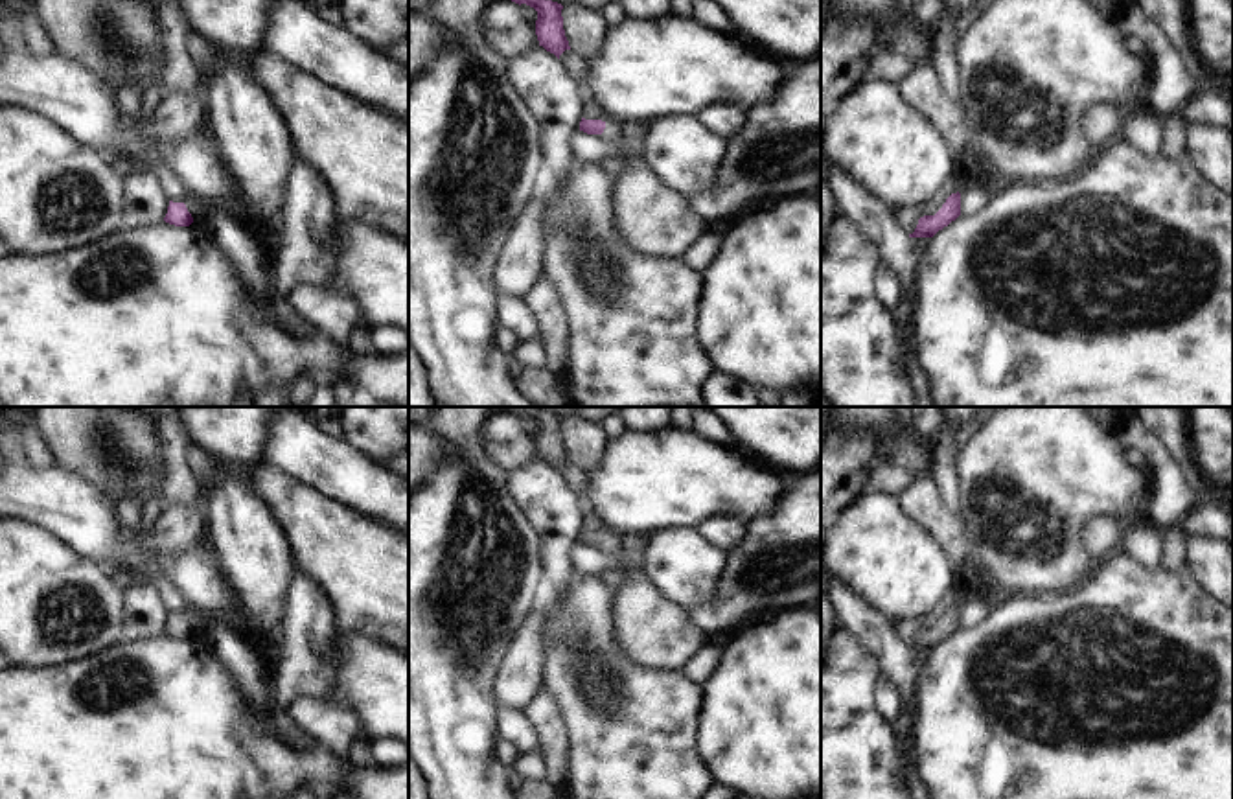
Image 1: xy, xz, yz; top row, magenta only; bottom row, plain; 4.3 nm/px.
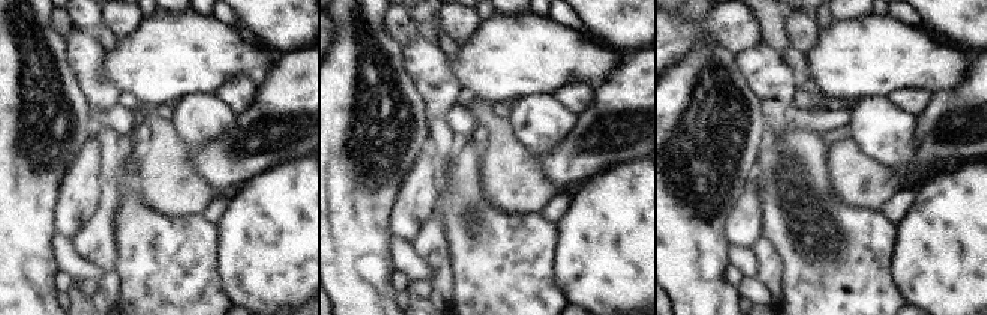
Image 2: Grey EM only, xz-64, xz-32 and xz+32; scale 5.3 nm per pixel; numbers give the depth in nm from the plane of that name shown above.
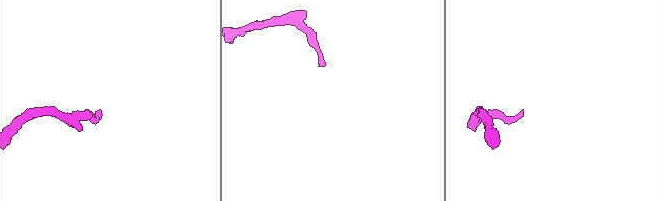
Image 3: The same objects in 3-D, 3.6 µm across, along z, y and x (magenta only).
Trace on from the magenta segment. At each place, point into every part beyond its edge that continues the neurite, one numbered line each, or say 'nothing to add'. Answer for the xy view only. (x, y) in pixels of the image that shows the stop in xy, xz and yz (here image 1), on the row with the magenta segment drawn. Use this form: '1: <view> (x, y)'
nothing to add

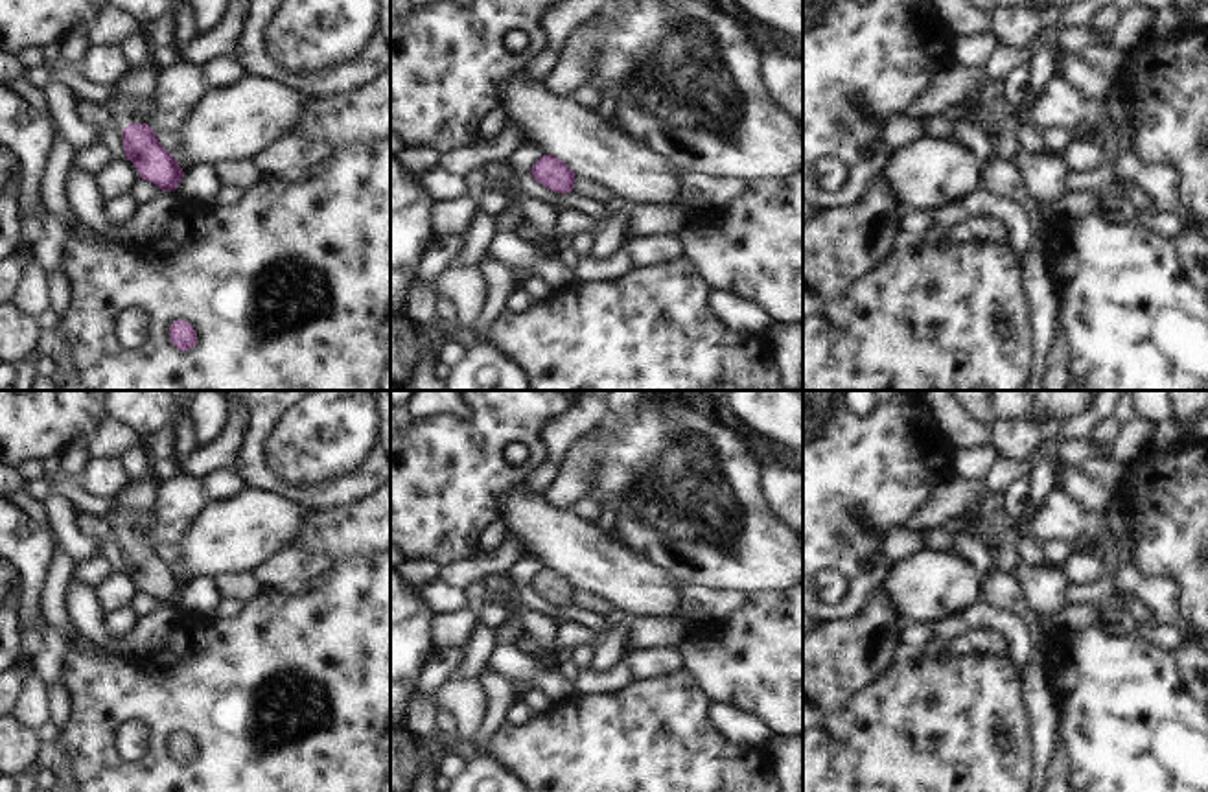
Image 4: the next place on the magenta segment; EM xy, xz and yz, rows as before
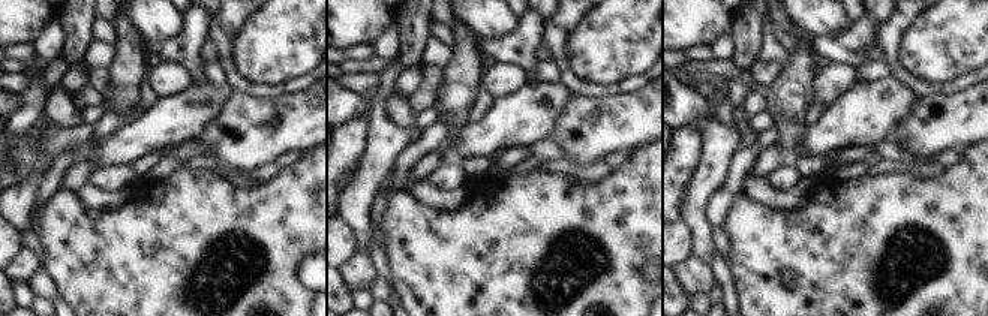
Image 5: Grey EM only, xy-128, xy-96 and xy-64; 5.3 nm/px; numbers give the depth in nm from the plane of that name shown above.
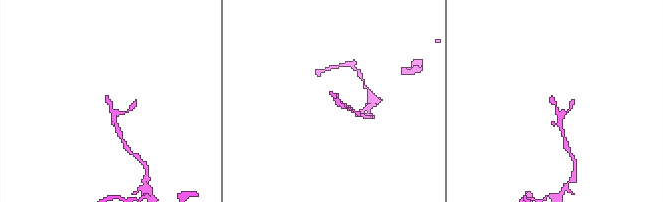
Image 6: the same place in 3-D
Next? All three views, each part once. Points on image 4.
1: xy (137, 102)

